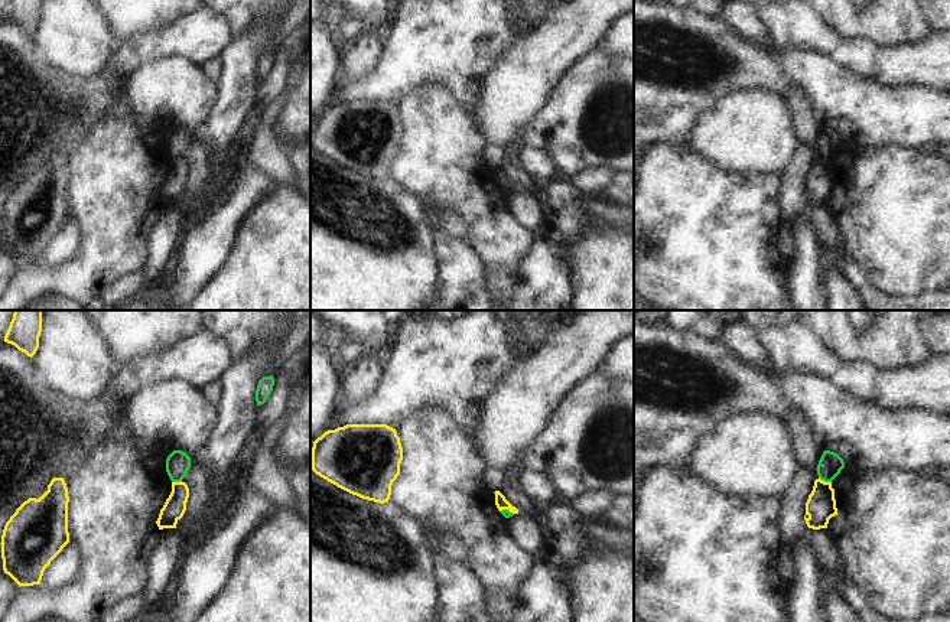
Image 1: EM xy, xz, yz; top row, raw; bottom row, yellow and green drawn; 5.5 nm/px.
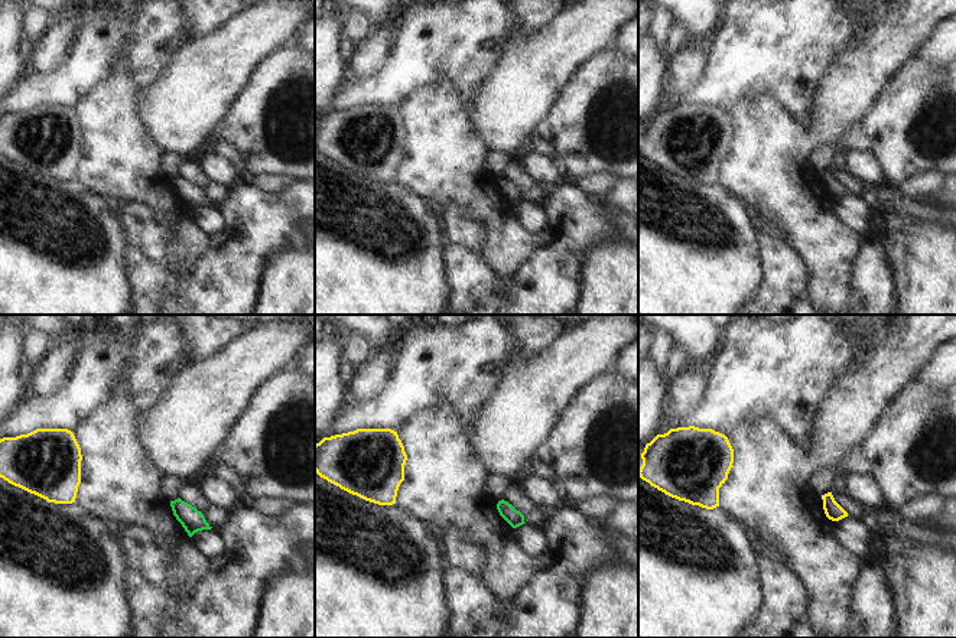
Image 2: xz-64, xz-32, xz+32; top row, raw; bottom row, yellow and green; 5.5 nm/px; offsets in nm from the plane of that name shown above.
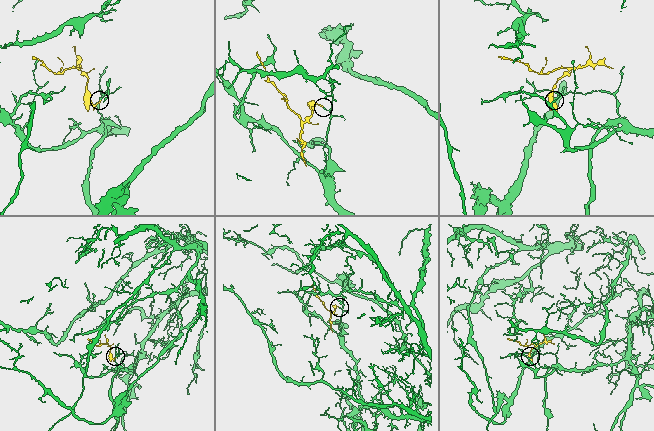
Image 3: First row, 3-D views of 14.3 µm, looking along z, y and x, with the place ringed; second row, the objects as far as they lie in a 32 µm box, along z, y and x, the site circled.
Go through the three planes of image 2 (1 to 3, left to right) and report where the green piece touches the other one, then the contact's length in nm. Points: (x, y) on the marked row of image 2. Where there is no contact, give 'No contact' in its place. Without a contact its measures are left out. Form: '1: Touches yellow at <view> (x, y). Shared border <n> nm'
1: No contact
2: No contact
3: No contact.

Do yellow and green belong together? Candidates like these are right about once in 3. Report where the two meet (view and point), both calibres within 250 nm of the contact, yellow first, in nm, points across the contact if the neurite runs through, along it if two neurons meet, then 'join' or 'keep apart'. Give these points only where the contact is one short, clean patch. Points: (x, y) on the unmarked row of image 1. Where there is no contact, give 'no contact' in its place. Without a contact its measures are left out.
meets yellow in yz at (823, 158); 170 nm thick on the yellow side, 140 nm on the other; border along yz (819, 153), (830, 159); keep apart

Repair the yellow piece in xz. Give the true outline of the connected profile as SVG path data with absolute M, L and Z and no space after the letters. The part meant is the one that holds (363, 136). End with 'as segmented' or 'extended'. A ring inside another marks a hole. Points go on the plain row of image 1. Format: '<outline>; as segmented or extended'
M347 101L344 104L325 108L313 118L310 128L310 146L321 154L362 176L380 180L388 179L391 162L400 152L400 140L403 137L403 124L396 105L387 101Z; as segmented

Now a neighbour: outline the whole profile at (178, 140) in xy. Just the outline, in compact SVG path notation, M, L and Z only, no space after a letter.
M173 127L166 136L166 149L172 159L180 159L191 144L191 134L182 127Z

